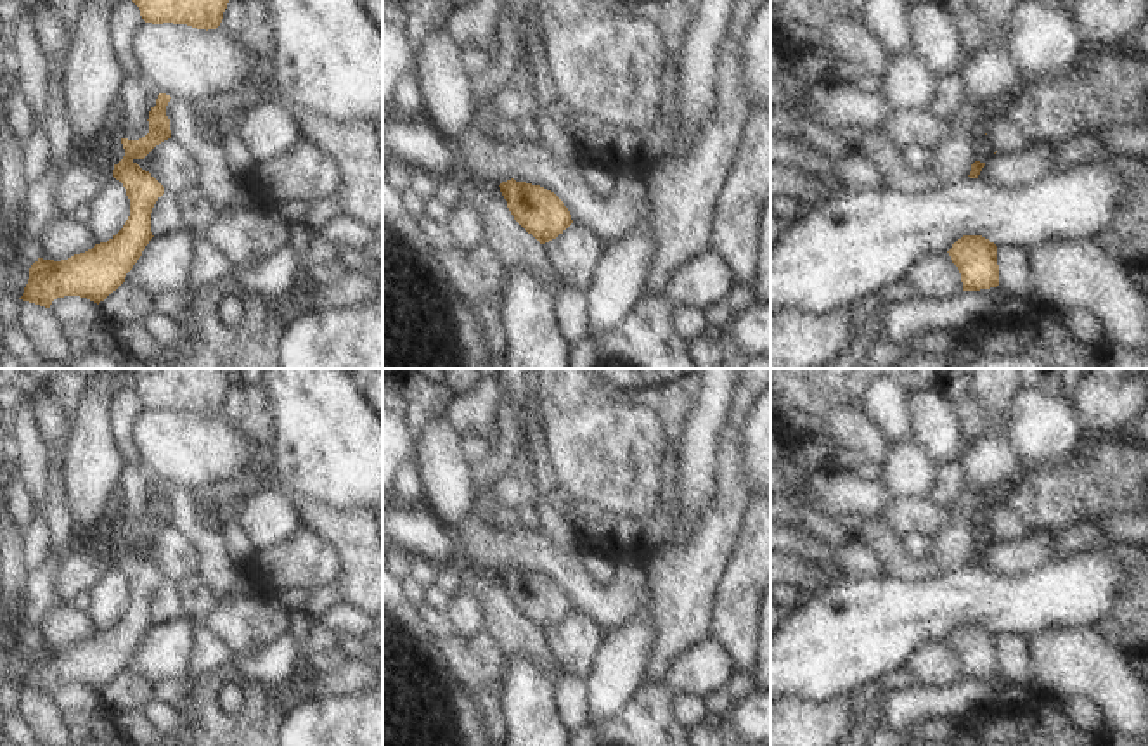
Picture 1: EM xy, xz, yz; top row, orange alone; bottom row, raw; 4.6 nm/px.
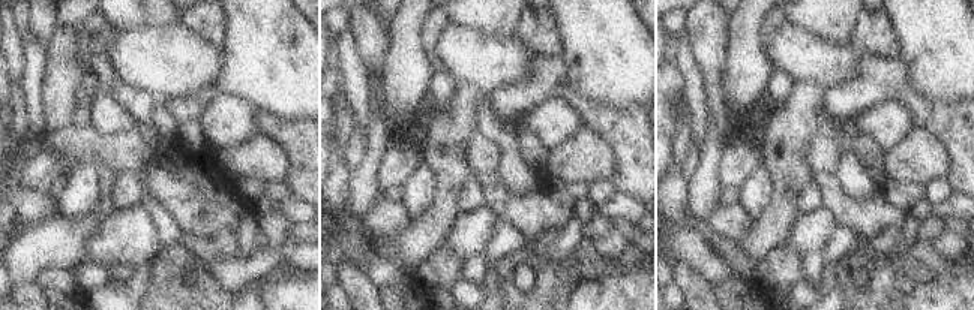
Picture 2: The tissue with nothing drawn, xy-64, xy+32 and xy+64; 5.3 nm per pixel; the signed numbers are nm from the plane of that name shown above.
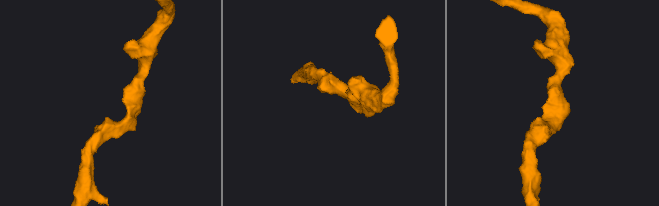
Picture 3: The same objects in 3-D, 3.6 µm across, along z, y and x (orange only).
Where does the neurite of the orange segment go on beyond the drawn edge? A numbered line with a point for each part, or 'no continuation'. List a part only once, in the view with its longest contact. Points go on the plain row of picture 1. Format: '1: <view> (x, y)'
no continuation

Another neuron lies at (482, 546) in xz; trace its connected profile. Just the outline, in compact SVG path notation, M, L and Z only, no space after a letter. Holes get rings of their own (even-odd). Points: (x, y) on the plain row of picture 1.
M383 502L383 545L403 547L414 559L447 566L452 552L459 550L466 561L492 573L511 566L540 573L554 580L568 595L573 611L589 618L601 632L622 627L642 606L646 569L635 564L632 554L613 557L613 578L597 585L587 575L580 556L556 549L540 530L530 531L516 524L500 533L471 516L452 531L459 538L457 545L448 533L424 507Z

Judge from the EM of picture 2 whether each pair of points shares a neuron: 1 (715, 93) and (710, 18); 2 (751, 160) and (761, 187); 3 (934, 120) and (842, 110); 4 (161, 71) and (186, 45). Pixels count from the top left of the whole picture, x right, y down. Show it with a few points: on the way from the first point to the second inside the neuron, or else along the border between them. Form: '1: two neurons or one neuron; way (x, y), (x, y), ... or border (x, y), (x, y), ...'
1: one neuron; way (712, 75), (710, 36)
2: two neurons; border (760, 165), (739, 187)
3: one neuron; way (911, 101), (902, 92), (865, 92)
4: one neuron; way (167, 65), (180, 51)

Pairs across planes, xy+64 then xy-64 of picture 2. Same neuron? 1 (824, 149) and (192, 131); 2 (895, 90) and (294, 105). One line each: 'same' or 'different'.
1: same
2: different

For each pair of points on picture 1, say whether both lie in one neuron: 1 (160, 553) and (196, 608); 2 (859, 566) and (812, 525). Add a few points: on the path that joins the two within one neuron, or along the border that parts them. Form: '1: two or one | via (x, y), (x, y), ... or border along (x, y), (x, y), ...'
1: two | border along (194, 572), (175, 582)
2: two | border along (800, 528), (835, 546), (851, 540)

